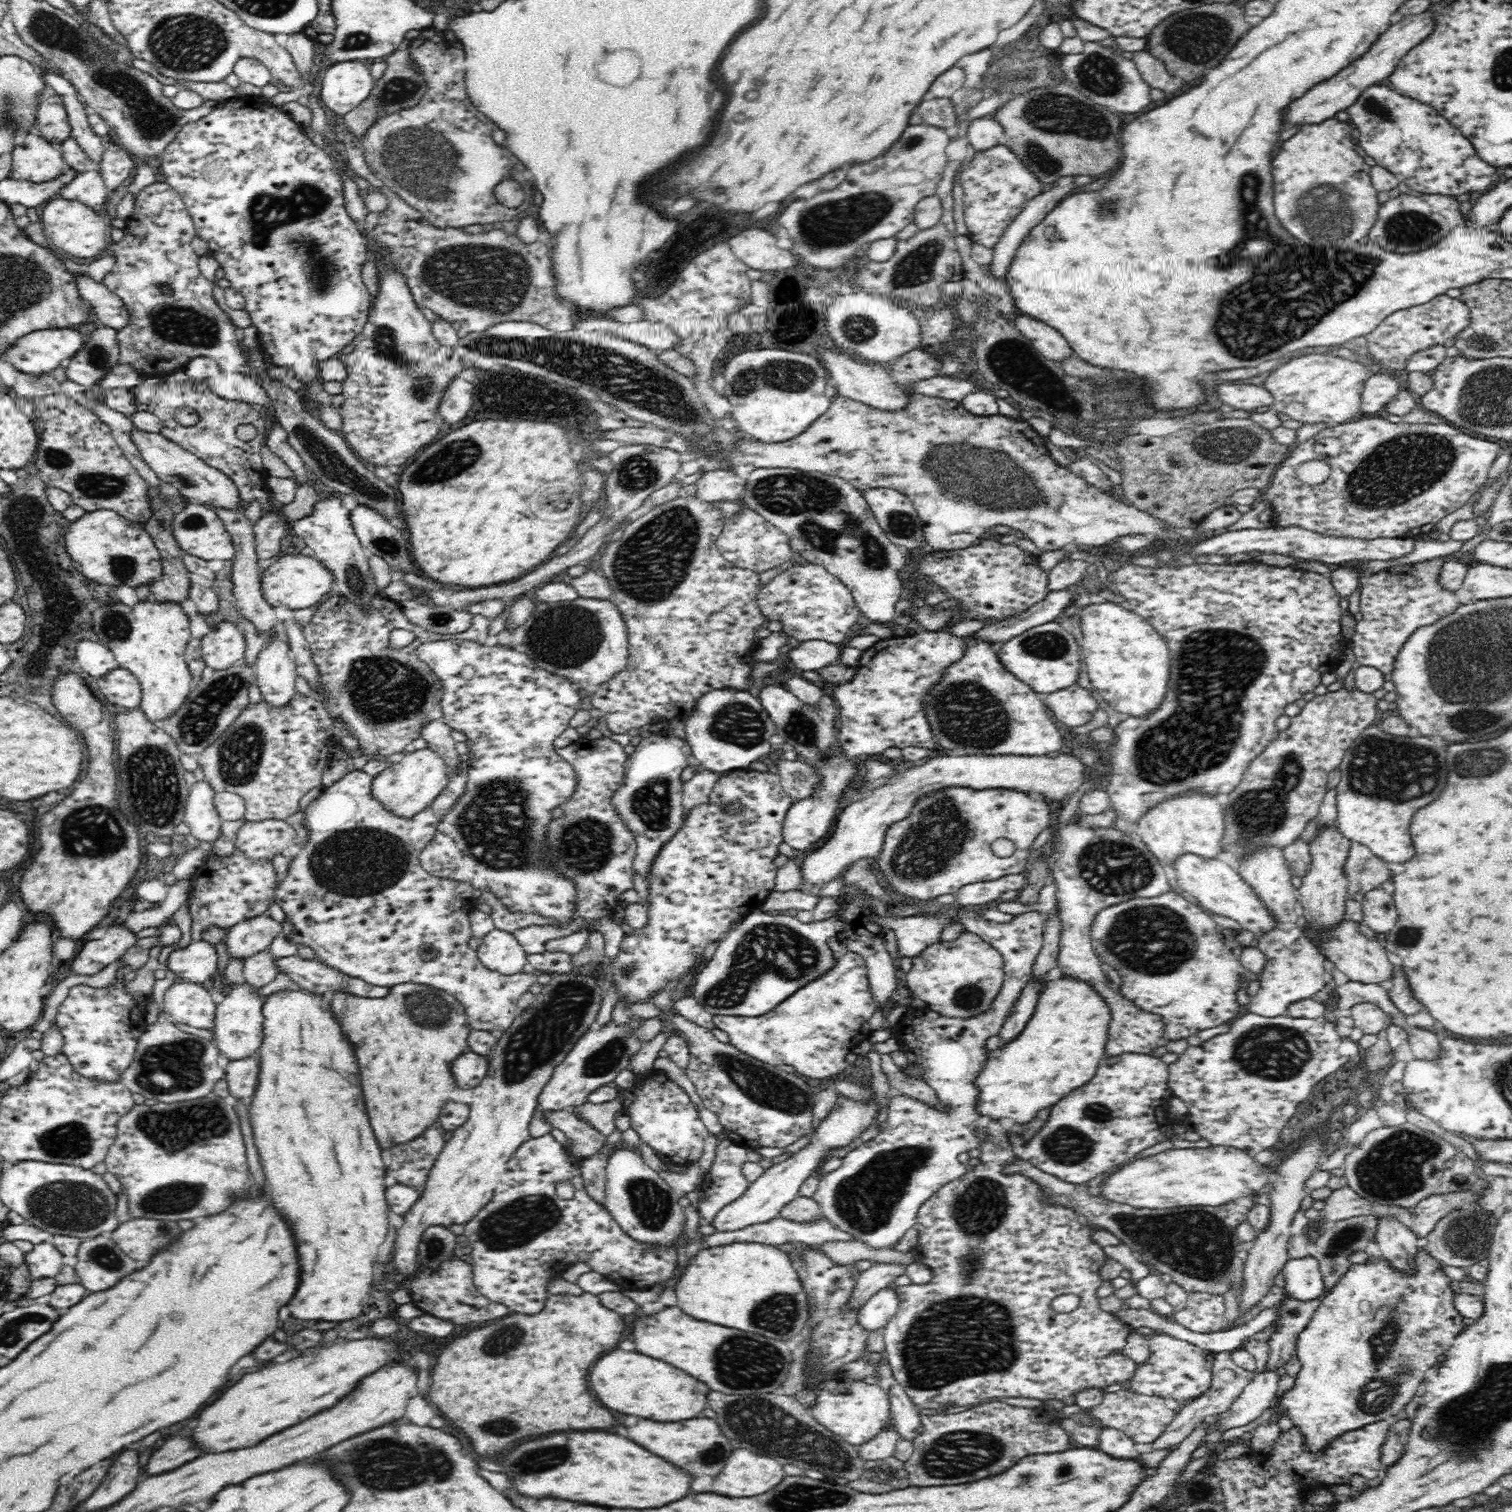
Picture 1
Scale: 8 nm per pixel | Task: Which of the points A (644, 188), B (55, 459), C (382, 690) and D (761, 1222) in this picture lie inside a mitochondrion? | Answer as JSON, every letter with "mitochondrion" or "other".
{"A":"other","B":"mitochondrion","C":"mitochondrion","D":"other"}

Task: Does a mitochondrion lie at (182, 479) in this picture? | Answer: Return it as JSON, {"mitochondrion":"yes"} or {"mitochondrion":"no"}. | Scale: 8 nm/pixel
{"mitochondrion":"yes"}

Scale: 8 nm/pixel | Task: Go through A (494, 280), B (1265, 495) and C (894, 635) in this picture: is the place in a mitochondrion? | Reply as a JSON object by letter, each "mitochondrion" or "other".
{"A":"mitochondrion","B":"other","C":"other"}

